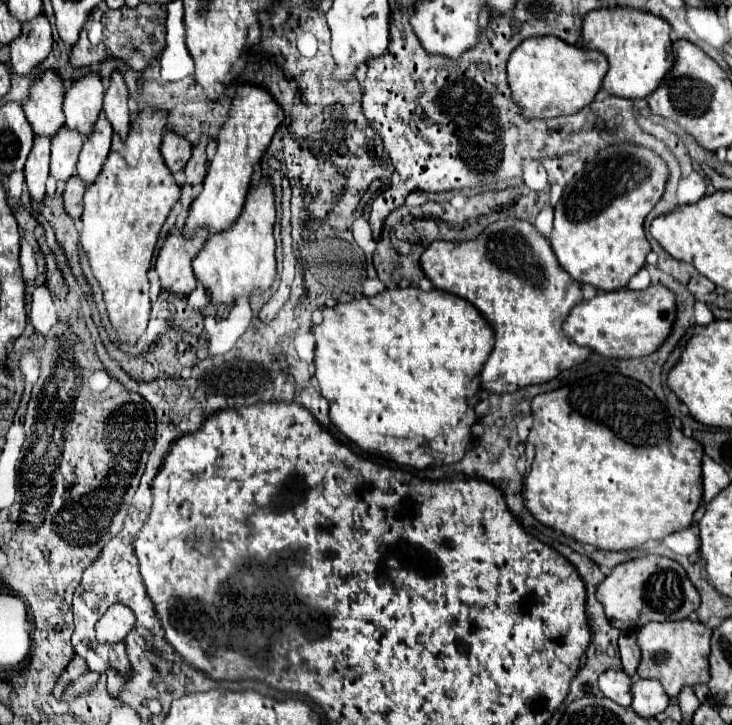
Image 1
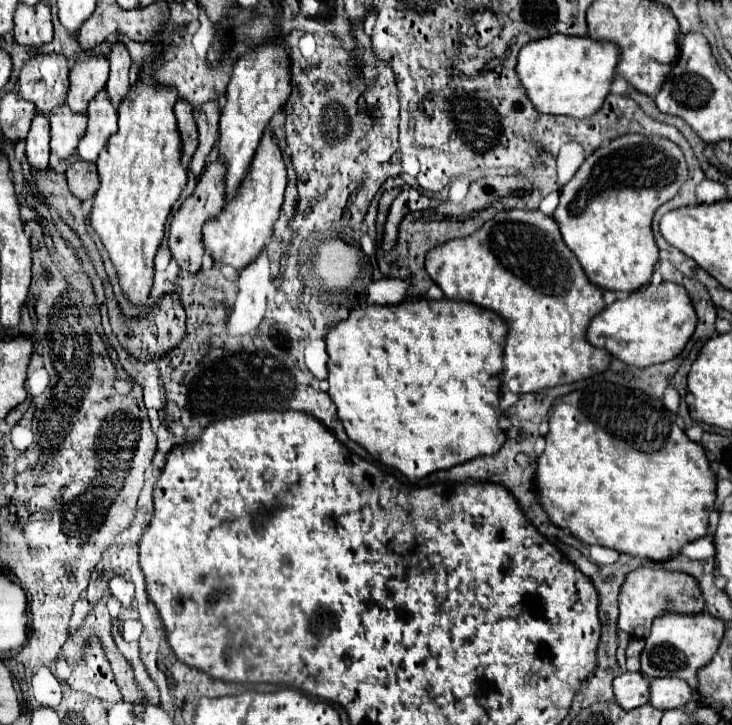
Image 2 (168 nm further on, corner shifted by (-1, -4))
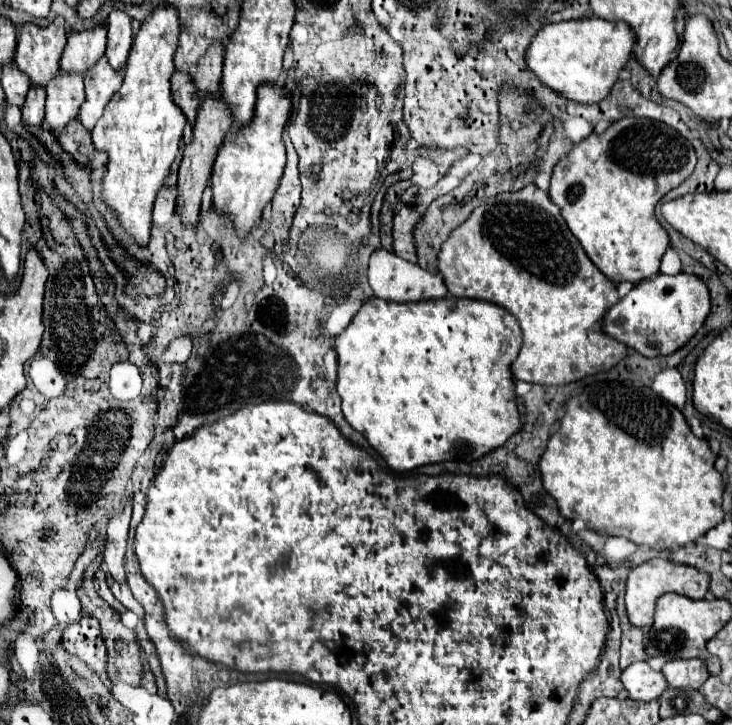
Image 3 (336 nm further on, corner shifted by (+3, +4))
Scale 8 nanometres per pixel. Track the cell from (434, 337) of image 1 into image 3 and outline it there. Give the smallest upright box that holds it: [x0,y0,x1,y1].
[335,297,521,471]

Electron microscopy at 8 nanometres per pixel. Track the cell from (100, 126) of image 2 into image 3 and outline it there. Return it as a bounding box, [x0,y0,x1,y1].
[79,57,123,131]

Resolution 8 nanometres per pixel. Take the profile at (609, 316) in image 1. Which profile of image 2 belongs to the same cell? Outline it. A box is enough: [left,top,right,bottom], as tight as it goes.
[587,281,697,367]

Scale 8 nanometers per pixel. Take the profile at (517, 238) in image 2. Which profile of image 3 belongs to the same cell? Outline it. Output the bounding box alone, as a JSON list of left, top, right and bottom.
[437,185,627,385]

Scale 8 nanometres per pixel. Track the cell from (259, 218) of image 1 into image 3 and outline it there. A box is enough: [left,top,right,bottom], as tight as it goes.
[211,85,291,239]

